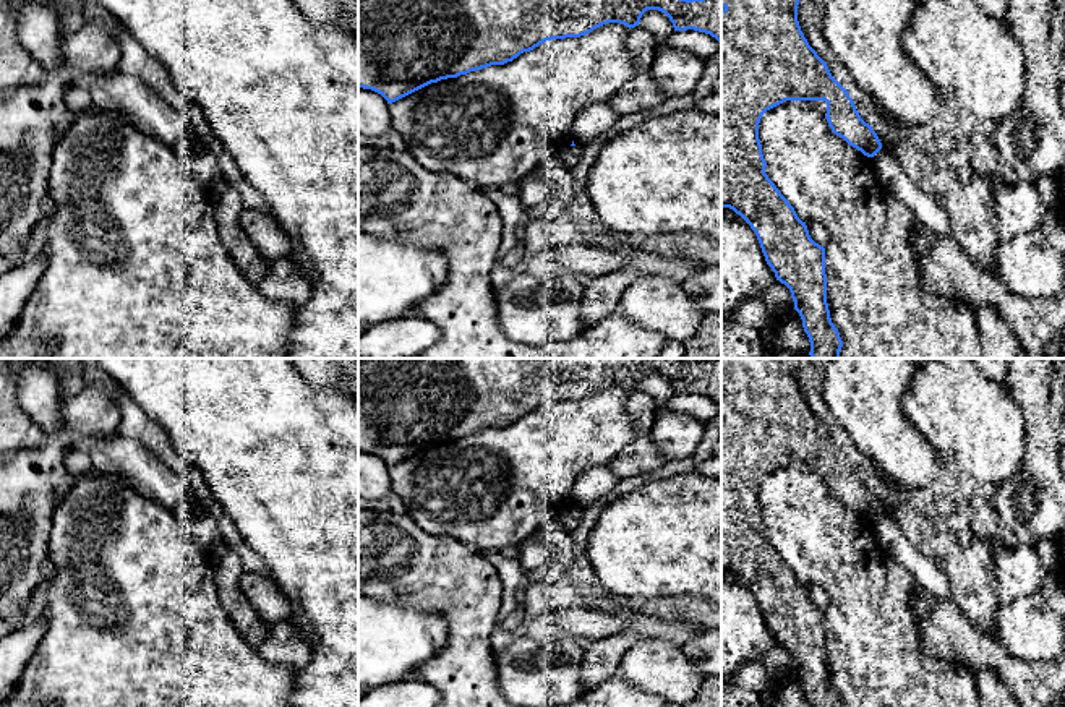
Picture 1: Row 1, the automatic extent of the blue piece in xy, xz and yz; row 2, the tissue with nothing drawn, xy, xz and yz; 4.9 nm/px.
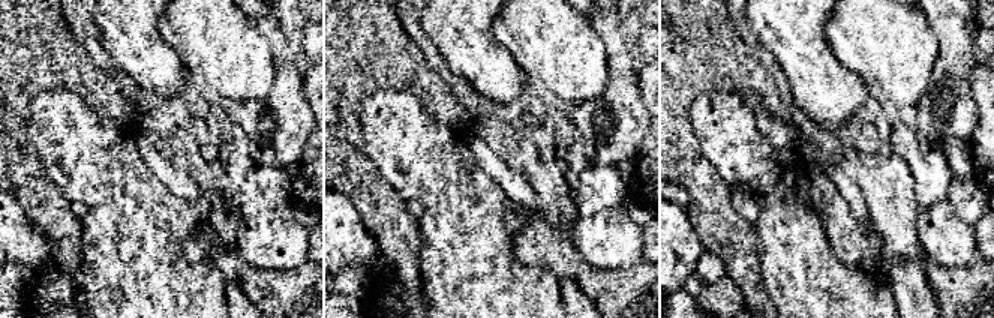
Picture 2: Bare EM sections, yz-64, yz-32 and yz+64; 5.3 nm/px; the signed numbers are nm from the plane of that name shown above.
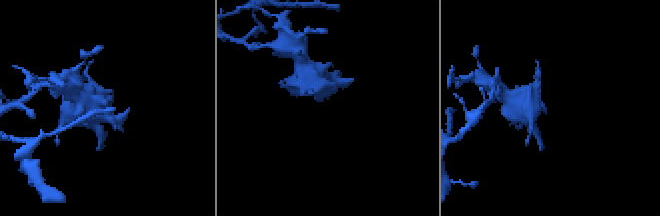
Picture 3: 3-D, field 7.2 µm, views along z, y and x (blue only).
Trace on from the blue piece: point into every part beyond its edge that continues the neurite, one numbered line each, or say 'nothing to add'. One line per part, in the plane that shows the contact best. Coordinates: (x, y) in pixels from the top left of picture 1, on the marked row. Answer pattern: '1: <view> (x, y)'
1: yz (821, 106)

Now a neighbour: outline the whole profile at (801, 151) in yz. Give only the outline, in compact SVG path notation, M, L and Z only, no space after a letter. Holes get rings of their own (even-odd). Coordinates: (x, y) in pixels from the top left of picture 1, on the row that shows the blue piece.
M780 104L759 123L765 174L794 208L802 222L820 222L828 232L825 246L827 303L840 332L840 358L982 358L974 308L963 300L926 292L921 285L913 234L921 227L909 208L882 183L874 159L836 136L815 109Z

